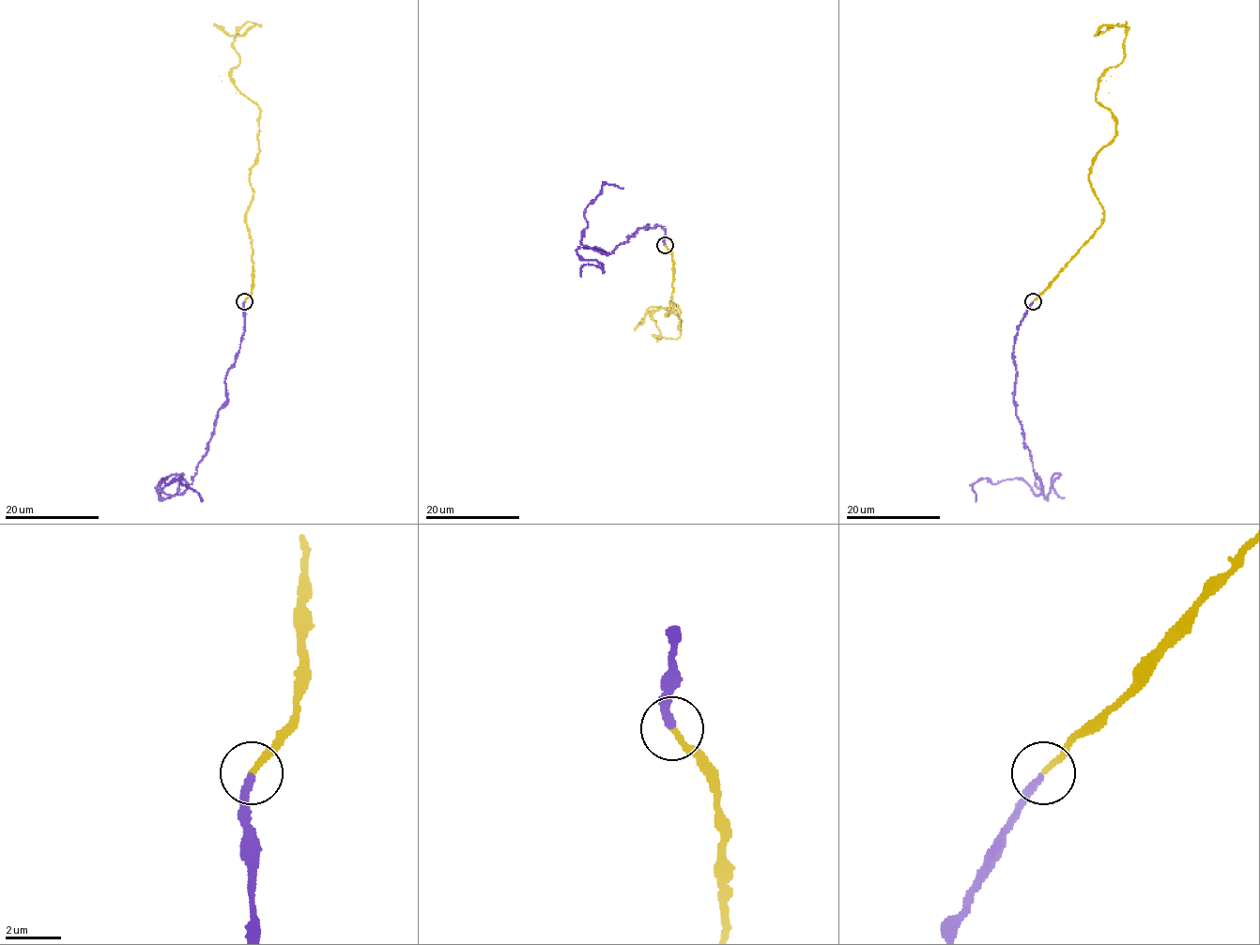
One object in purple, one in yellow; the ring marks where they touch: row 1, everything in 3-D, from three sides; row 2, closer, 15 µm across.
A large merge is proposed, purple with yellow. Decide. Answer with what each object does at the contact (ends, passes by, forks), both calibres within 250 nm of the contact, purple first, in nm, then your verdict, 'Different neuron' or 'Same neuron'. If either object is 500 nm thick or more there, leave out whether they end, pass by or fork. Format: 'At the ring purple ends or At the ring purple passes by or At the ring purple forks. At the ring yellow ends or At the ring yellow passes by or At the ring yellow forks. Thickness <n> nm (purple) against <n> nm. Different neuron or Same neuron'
At the ring purple ends. At the ring yellow ends. Thickness 260 nm (purple) against 220 nm. Same neuron

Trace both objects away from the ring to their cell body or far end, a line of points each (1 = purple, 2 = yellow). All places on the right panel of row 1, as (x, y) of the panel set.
1: (1033, 300), (1013, 349), (1014, 403), (1042, 488), (1035, 495), (1021, 480), (981, 479), (972, 484), (975, 502)
2: (1033, 300), (1103, 217), (1089, 174), (1115, 116), (1095, 93), (1122, 61), (1127, 23), (1095, 35), (1118, 23)

